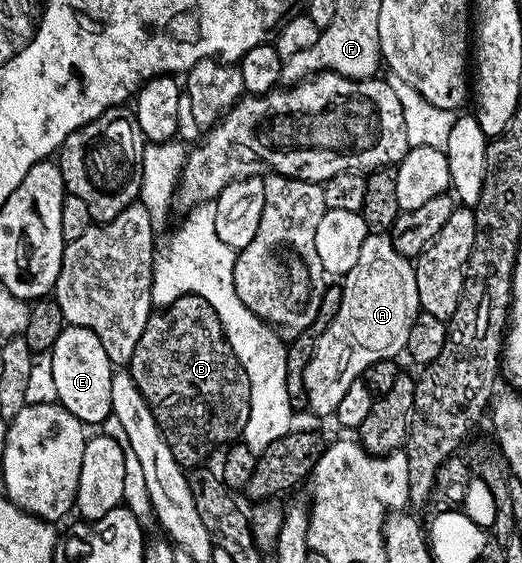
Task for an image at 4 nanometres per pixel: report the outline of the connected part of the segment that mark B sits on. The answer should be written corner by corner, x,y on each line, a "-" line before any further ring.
186,294
152,313
129,369
180,466
202,467
210,448
226,447
242,435
251,411
249,376
227,343
217,312
201,296

